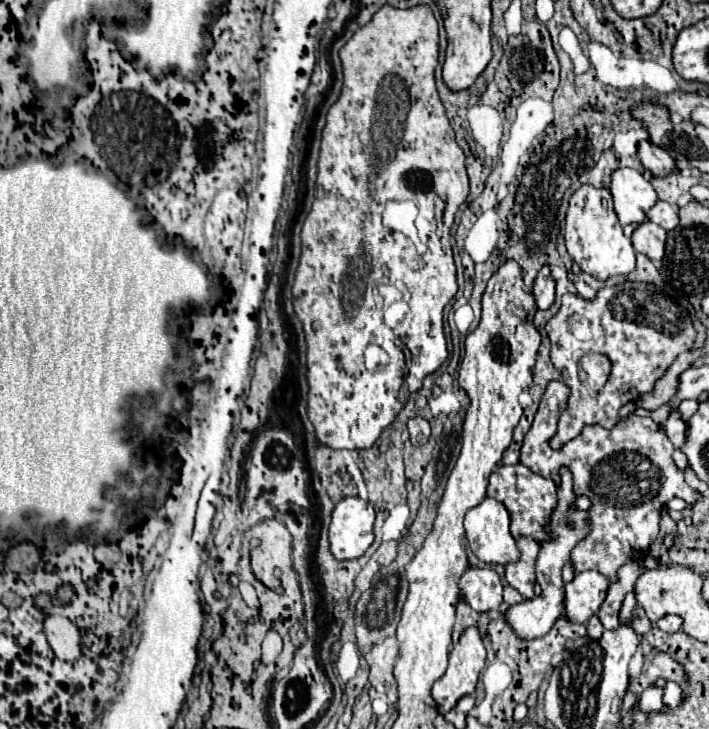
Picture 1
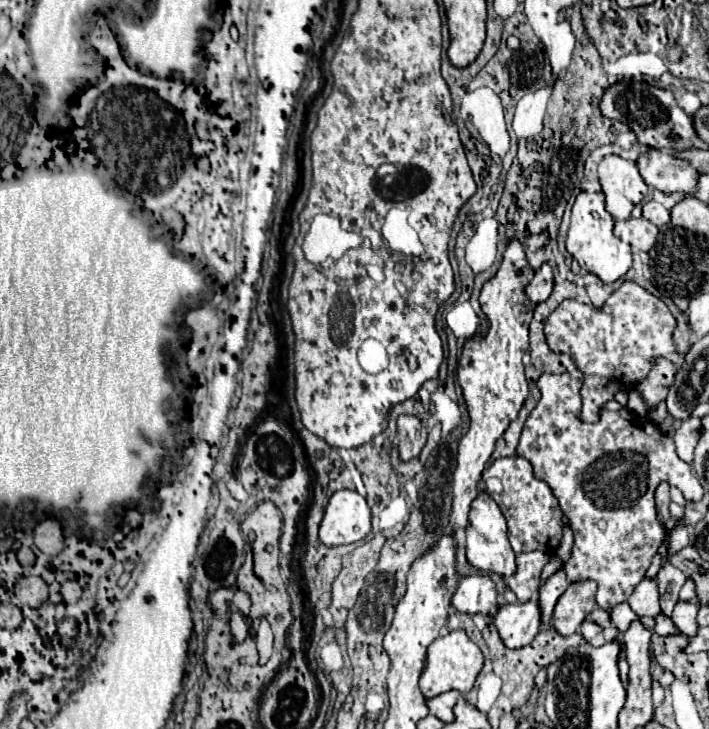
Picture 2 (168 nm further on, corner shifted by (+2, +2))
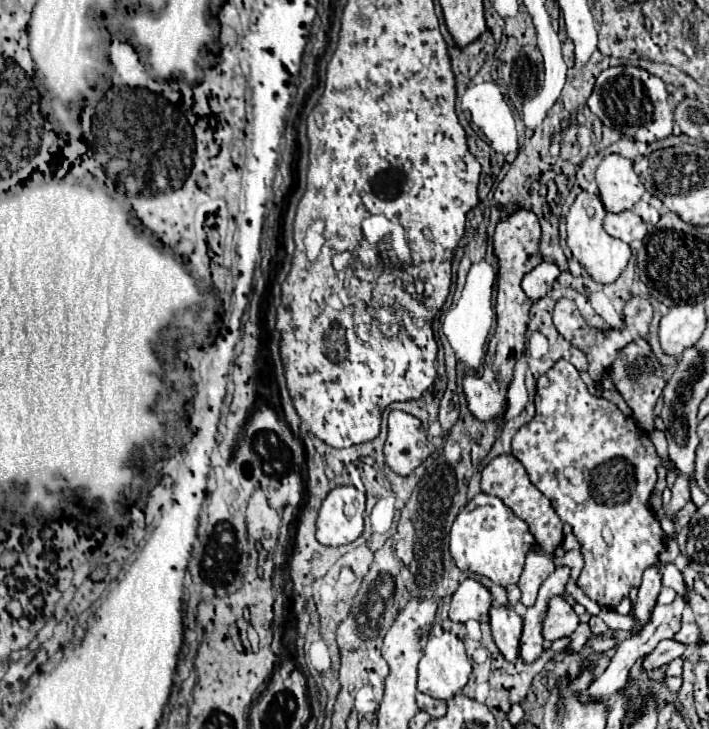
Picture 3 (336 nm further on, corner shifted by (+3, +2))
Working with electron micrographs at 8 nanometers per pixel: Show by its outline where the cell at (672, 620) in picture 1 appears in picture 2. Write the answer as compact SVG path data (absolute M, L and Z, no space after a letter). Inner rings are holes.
M666 563L658 577L656 577L656 583L658 583L658 591L660 591L660 607L664 611L664 615L672 615L672 609L678 601L678 591L682 589L686 581L686 575L676 569L672 563Z

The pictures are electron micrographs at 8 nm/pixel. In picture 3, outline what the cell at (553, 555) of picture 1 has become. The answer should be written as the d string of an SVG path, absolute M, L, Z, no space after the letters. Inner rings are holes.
M491 607L491 633L493 639L507 661L519 655L519 635L523 631L523 617L515 613L513 607Z

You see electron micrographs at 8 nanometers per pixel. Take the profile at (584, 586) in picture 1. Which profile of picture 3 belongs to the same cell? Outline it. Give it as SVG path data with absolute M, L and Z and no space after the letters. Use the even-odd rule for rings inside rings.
M563 595L551 599L545 621L543 621L543 637L547 641L555 641L571 635L579 625L579 617L573 607L565 601Z

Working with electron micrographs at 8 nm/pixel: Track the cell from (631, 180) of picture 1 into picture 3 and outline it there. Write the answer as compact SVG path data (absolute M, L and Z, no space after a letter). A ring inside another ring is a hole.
M607 155L597 167L599 197L609 213L623 213L645 195L645 187L633 171L633 163L621 155Z

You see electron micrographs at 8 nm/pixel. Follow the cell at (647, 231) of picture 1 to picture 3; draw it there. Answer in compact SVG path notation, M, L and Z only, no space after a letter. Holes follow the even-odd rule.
M623 211L623 213L617 213L617 215L607 213L603 227L611 237L617 237L625 243L641 241L647 235L645 221L639 215L635 215L633 211Z

